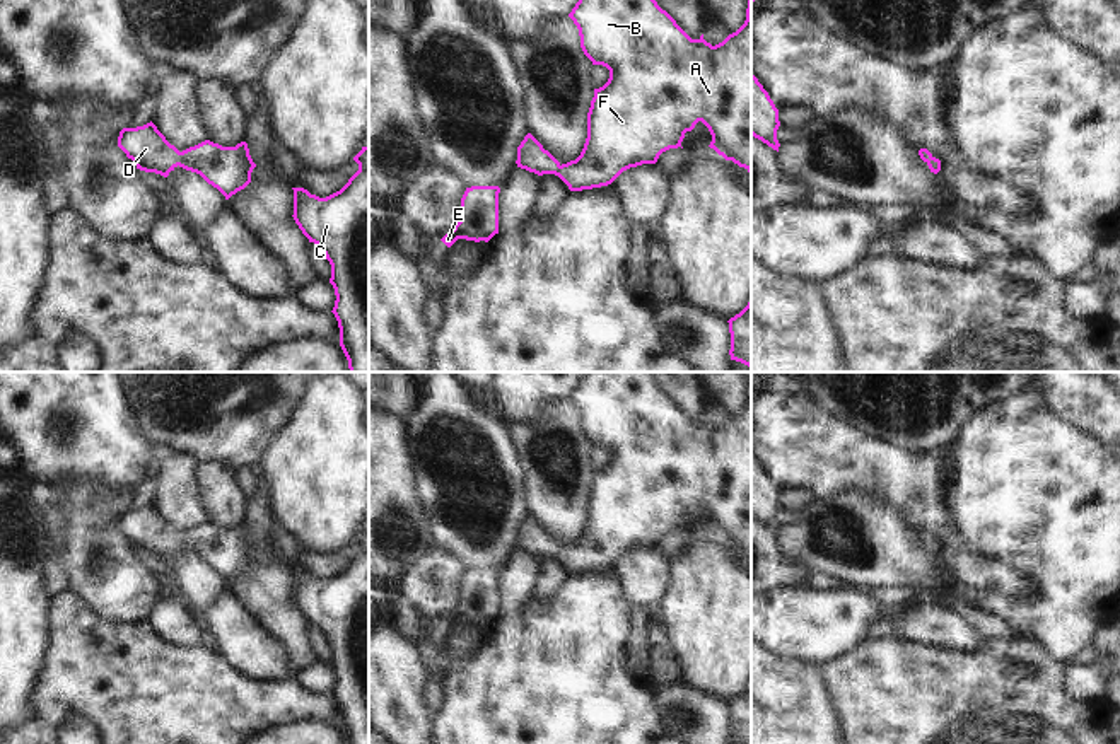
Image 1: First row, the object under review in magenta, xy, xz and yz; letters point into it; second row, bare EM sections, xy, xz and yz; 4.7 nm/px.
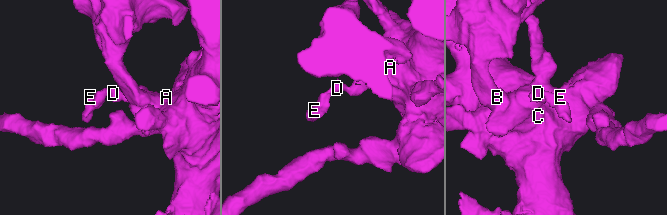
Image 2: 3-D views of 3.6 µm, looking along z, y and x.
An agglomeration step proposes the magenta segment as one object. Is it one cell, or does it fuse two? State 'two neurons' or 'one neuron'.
one neuron

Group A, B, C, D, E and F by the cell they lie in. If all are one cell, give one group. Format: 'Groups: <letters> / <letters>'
Groups: A B C D E F

